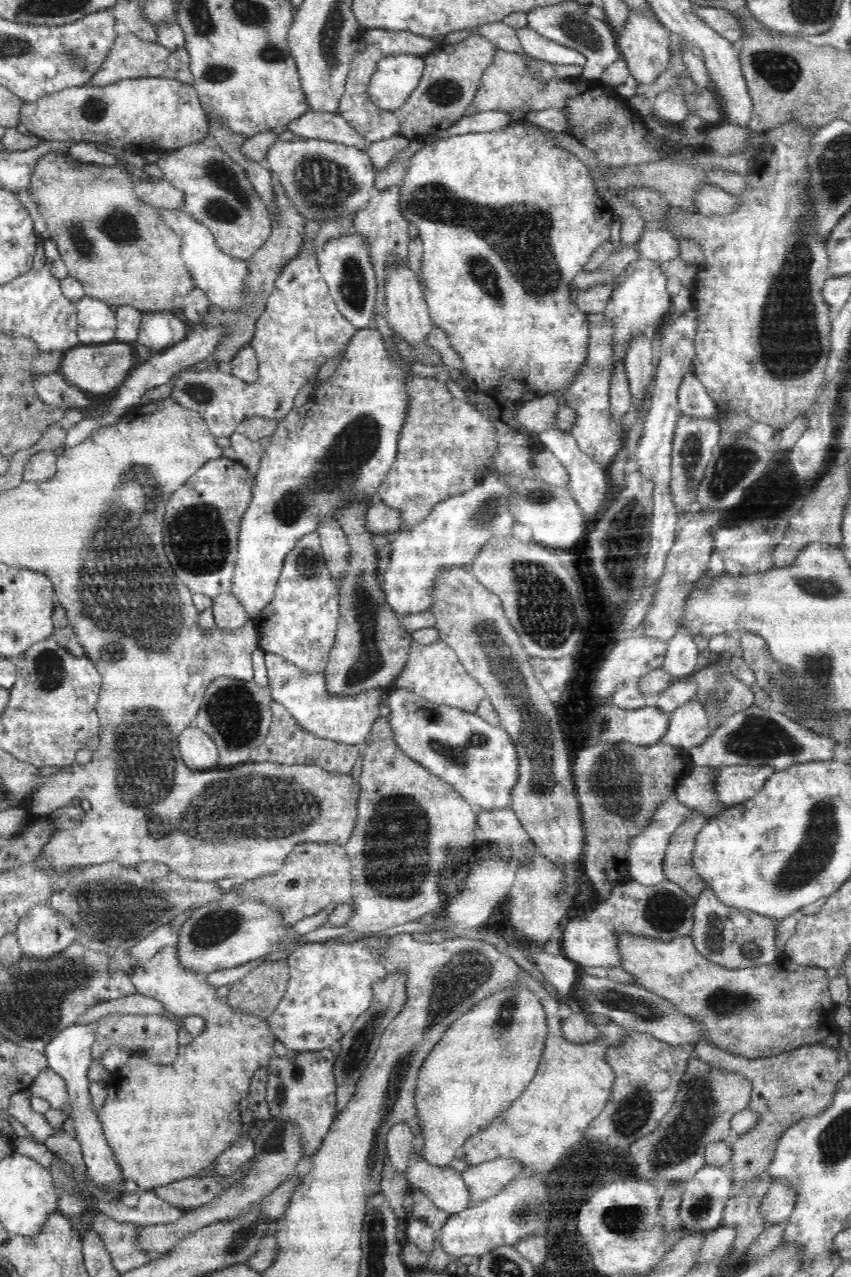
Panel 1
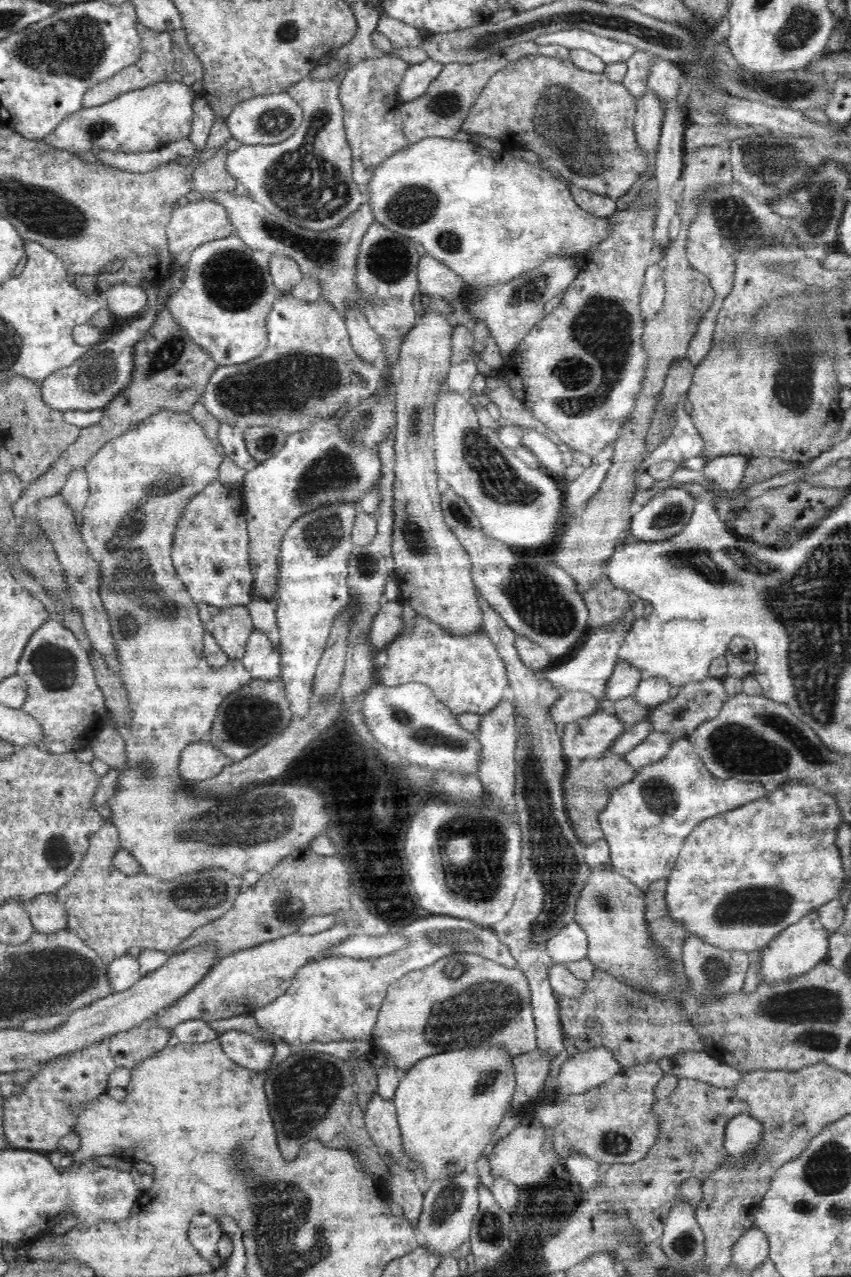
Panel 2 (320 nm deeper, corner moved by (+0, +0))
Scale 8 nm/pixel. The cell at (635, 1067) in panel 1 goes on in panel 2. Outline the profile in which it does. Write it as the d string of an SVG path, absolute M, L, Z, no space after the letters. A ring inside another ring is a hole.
M661 1062L637 1064L633 1068L623 1070L604 1085L592 1088L584 1094L570 1095L562 1104L545 1102L534 1107L533 1111L542 1124L554 1127L555 1152L562 1159L572 1152L582 1152L595 1162L606 1162L611 1166L635 1163L642 1160L658 1140L660 1125L657 1118L651 1114L651 1110L657 1101L654 1089L665 1075Z

